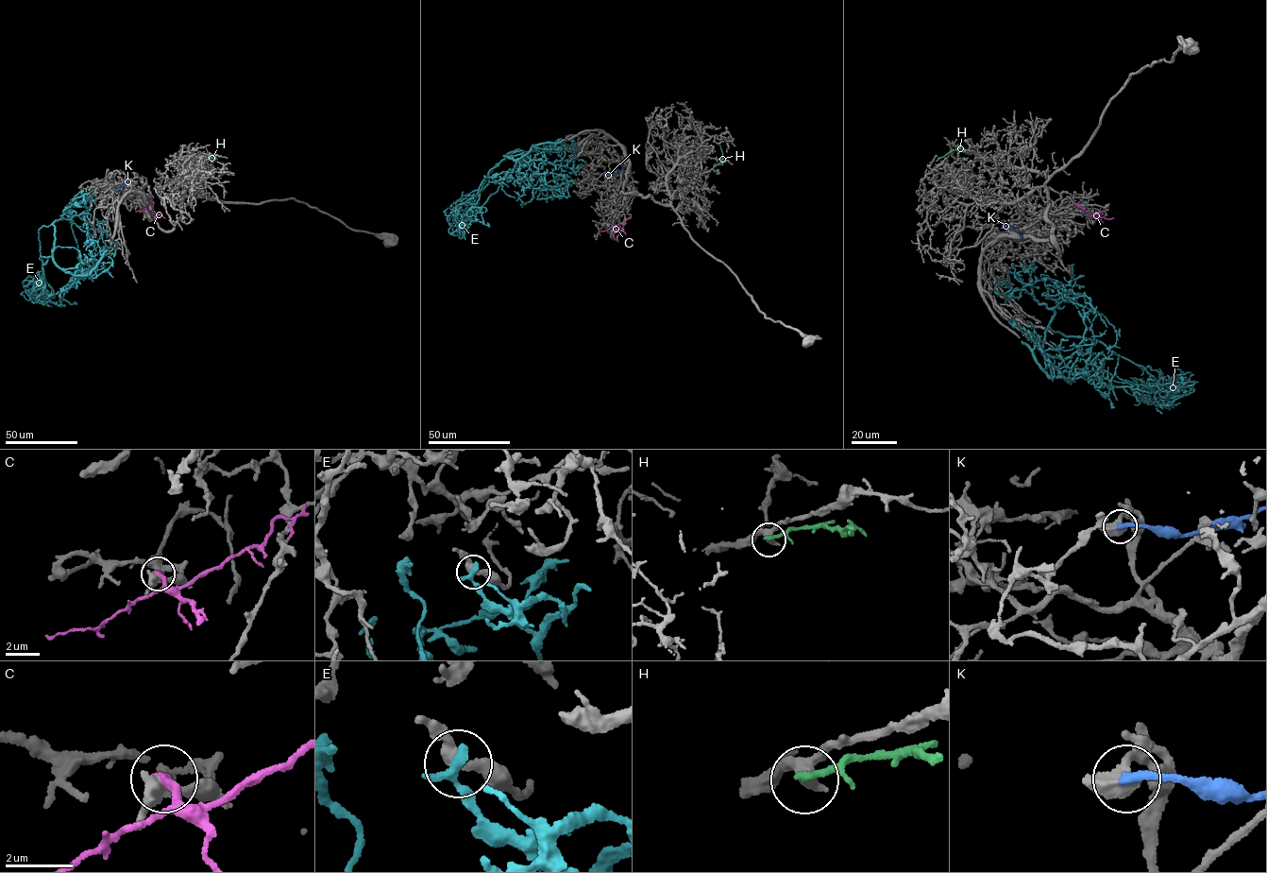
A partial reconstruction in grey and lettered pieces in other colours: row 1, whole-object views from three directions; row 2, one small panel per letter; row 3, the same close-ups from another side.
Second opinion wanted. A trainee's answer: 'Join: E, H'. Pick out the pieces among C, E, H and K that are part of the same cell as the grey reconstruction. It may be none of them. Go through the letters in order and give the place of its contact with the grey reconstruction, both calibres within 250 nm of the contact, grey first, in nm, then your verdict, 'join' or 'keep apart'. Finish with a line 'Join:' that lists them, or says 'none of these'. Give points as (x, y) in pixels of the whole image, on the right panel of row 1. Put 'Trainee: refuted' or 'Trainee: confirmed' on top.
Trainee: confirmed
C: meets grey at (1090, 215); 360 nm thick on the grey side, 300 nm on the other; keep apart
E: meets grey at (1022, 265); 300 nm thick on the grey side, 340 nm on the other; join
H: meets grey at (963, 151); 320 nm thick on the grey side, 220 nm on the other; join
K: meets grey at (1023, 241); 440 nm thick on the grey side, 280 nm on the other; keep apart
Join: E, H

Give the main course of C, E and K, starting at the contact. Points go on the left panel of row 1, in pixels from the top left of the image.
C: (143, 207), (153, 214), (159, 213), (165, 218)
E: (92, 195), (53, 223), (54, 263), (75, 275), (89, 275), (103, 256), (83, 228)
K: (115, 191), (126, 183), (127, 176)

